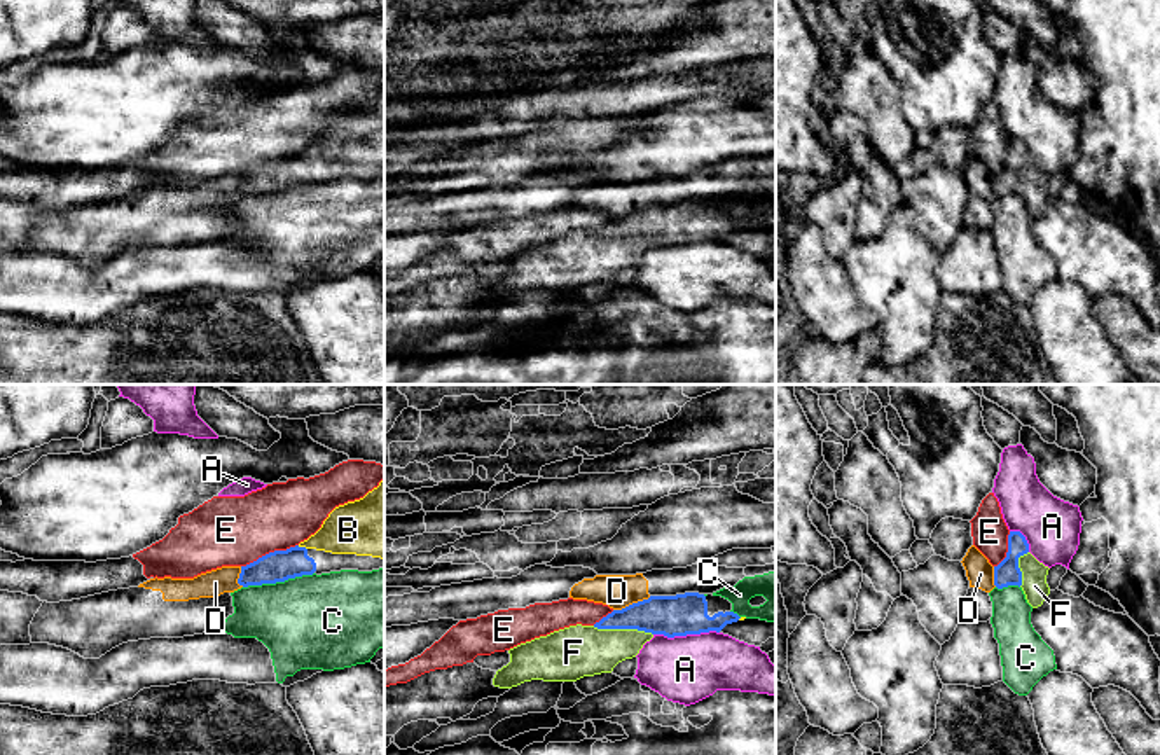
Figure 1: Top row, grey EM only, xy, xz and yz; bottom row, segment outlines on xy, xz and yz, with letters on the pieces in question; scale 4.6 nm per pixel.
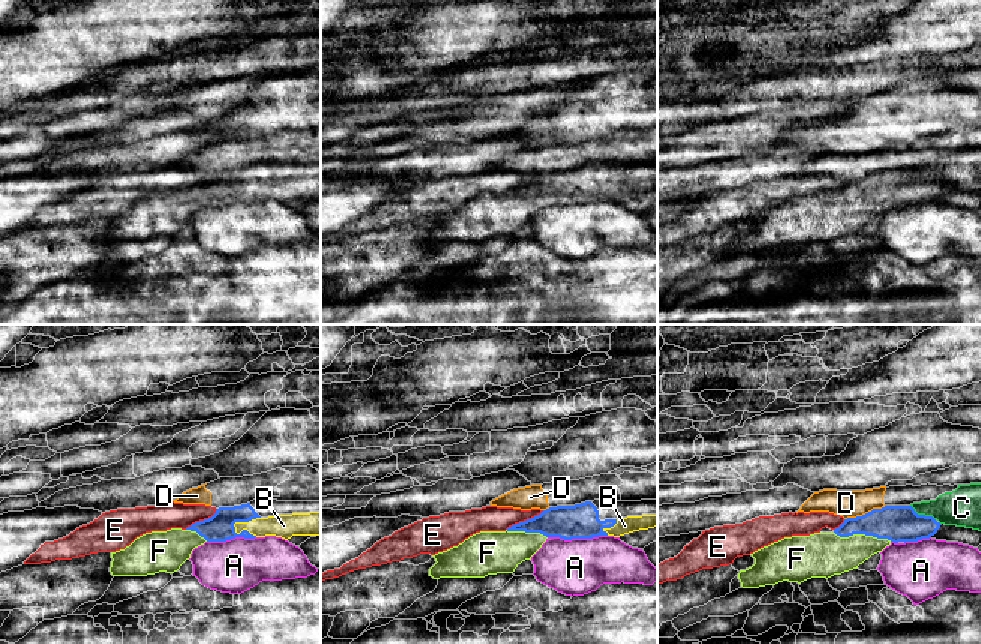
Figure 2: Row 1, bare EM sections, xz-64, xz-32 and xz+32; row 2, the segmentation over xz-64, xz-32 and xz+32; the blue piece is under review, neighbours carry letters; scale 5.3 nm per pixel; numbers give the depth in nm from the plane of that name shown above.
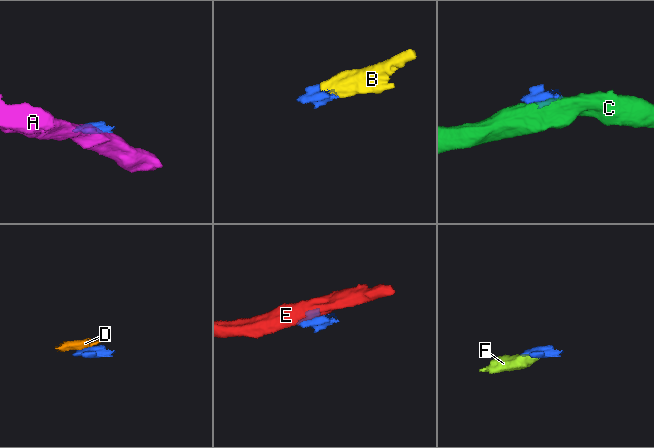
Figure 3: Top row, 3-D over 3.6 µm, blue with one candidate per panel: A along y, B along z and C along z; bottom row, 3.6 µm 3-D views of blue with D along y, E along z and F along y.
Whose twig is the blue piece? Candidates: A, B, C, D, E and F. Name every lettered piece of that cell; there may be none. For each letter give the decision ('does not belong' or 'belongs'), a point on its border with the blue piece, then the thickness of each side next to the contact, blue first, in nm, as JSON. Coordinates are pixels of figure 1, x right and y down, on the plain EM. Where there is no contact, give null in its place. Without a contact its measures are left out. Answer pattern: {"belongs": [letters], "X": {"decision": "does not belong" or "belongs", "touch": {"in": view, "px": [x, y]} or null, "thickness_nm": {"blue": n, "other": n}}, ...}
{"belongs": ["B", "F"], "A": {"decision": "does not belong", "touch": {"in": "xz", "px": [685, 243]}, "thickness_nm": {"blue": 190, "other": 320}}, "B": {"decision": "belongs", "touch": {"in": "xy", "px": [303, 156]}, "thickness_nm": {"blue": 140, "other": 240}}, "C": {"decision": "does not belong", "touch": {"in": "xy", "px": [278, 189]}, "thickness_nm": {"blue": 140, "other": 440}}, "D": {"decision": "does not belong", "touch": {"in": "xz", "px": [633, 212]}, "thickness_nm": {"blue": 190, "other": 160}}, "E": {"decision": "does not belong", "touch": {"in": "xy", "px": [269, 161]}, "thickness_nm": {"blue": 140, "other": 320}}, "F": {"decision": "belongs", "touch": {"in": "xz", "px": [622, 236]}, "thickness_nm": {"blue": 190, "other": 240}}}

